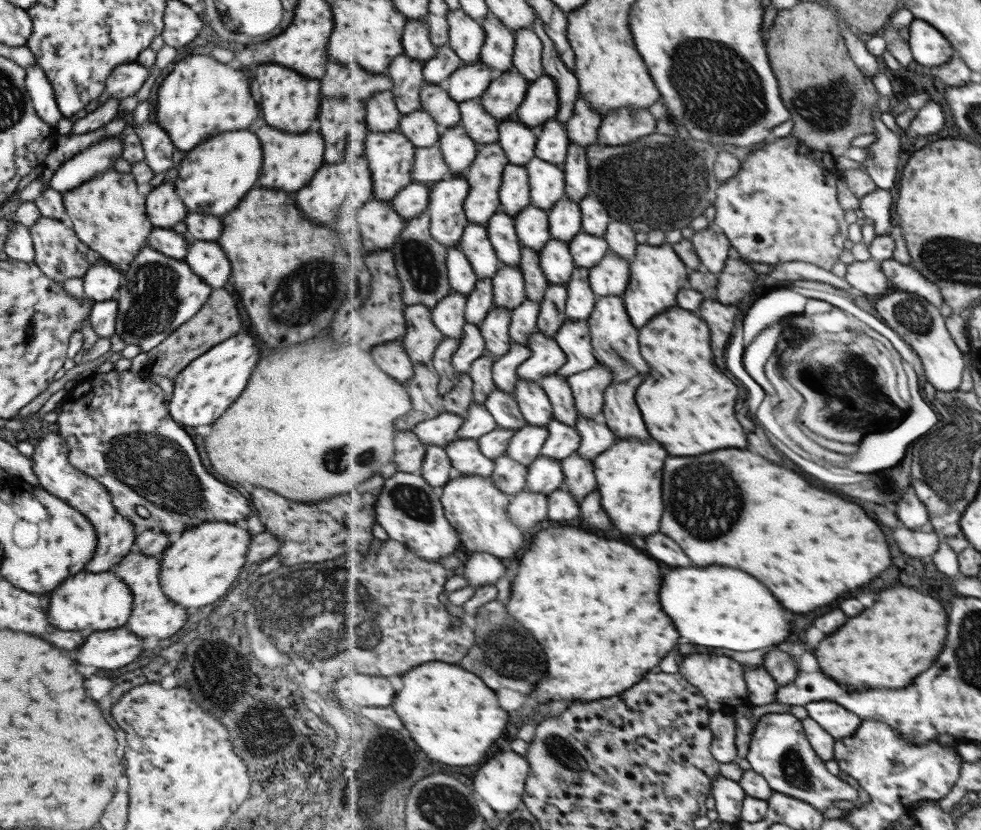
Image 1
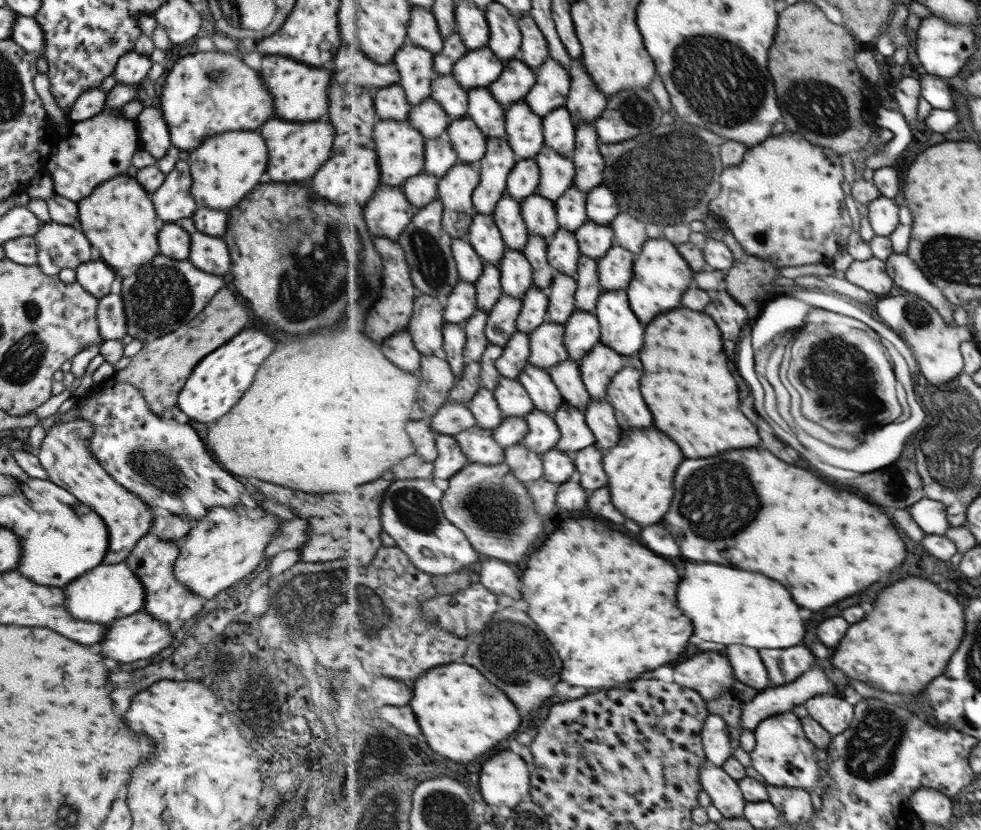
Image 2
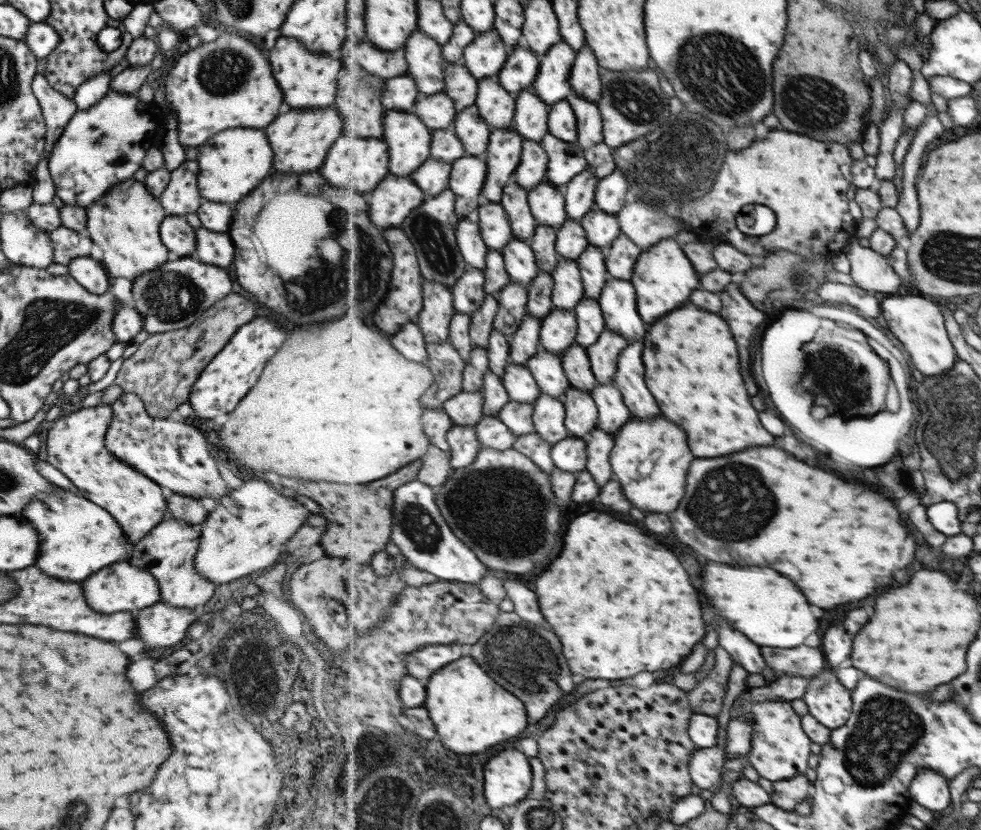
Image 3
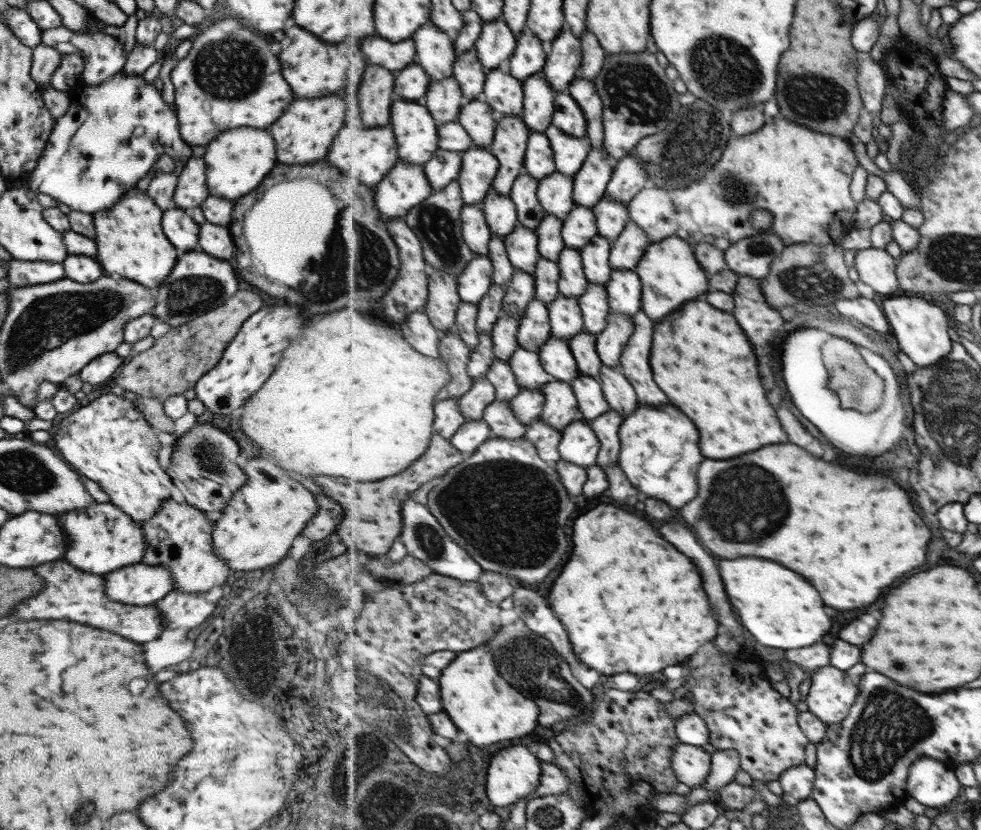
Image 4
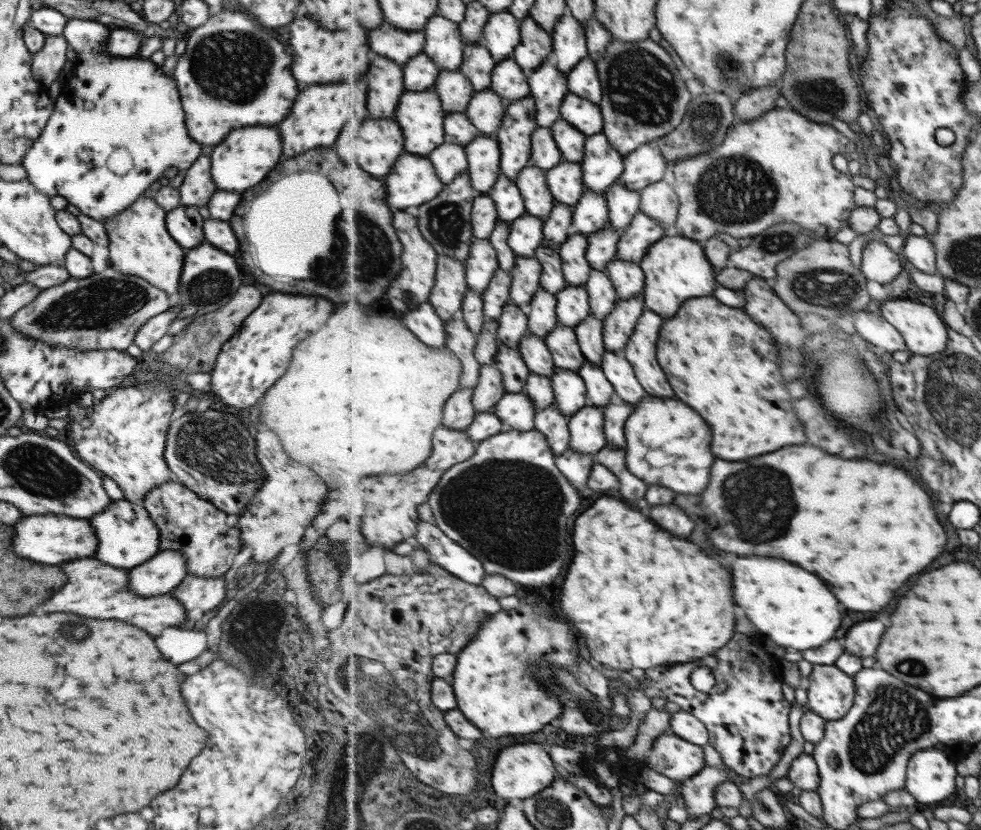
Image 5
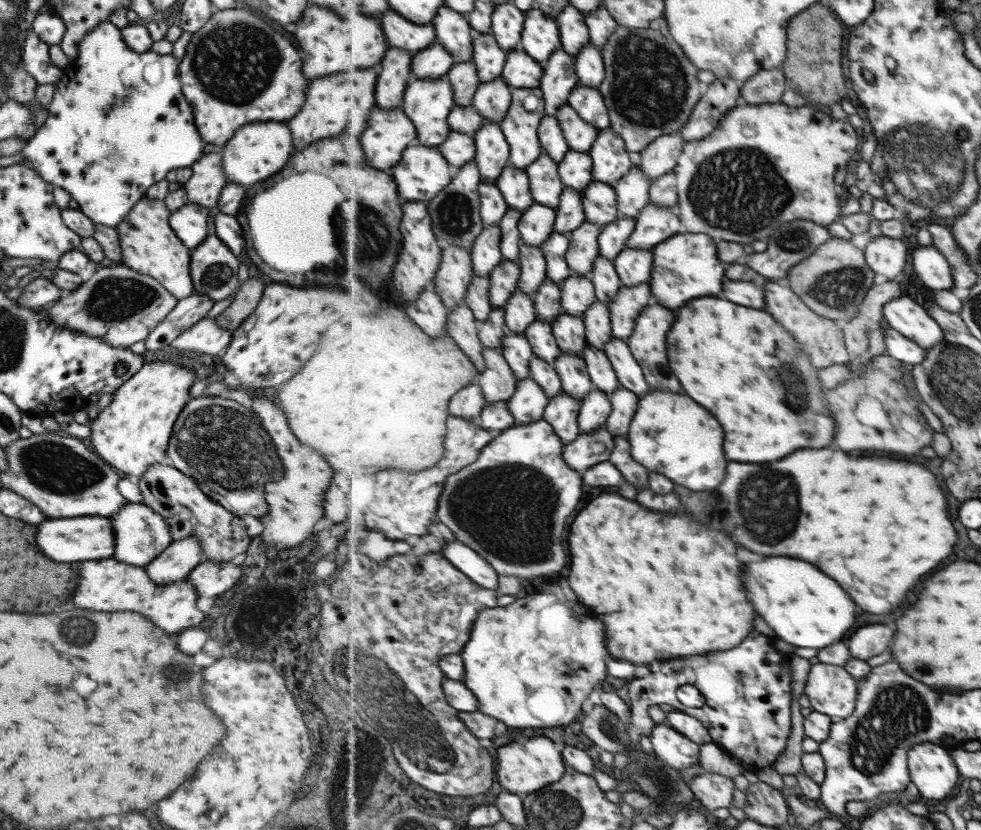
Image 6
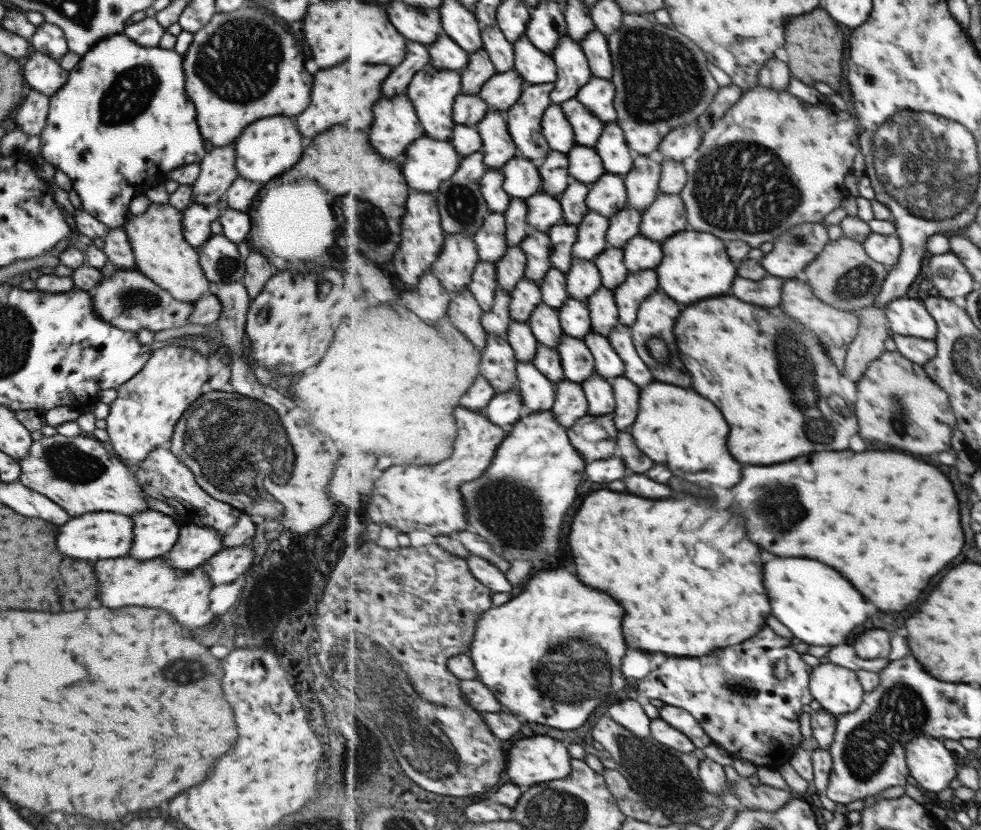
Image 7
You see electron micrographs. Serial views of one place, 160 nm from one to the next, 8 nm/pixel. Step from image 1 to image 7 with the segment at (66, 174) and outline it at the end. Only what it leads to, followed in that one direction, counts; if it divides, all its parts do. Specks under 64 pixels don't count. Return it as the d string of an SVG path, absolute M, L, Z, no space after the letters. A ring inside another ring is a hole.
M122 32L111 34L99 39L85 54L80 56L79 62L68 71L67 81L63 87L59 88L53 96L48 98L48 113L45 126L39 134L41 145L41 157L50 164L54 170L59 170L69 177L72 182L72 189L78 194L81 208L87 214L100 220L107 228L121 228L126 220L128 204L134 196L141 195L144 190L153 188L157 184L164 182L169 172L178 166L199 162L206 153L203 149L204 138L199 134L199 127L196 123L195 110L193 104L187 100L183 84L182 55L173 49L163 49L161 47L146 47L133 42Z

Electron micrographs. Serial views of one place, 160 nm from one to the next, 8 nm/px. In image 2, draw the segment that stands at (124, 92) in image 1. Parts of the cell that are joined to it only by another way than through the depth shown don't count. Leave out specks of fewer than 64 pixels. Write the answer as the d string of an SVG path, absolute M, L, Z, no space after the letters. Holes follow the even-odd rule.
M134 50L120 56L113 69L115 82L123 86L138 86L143 82L152 62L149 55Z

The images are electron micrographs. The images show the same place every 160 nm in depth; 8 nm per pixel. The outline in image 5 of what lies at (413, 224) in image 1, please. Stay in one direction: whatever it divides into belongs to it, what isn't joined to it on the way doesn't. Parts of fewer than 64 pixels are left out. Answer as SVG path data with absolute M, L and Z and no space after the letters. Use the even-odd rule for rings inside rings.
M467 170L465 173L459 174L451 184L446 184L444 191L437 198L417 208L415 214L419 219L419 228L423 230L426 238L434 243L439 256L450 256L464 262L470 257L474 241L472 210L475 199L480 194L478 190L475 190L470 172Z

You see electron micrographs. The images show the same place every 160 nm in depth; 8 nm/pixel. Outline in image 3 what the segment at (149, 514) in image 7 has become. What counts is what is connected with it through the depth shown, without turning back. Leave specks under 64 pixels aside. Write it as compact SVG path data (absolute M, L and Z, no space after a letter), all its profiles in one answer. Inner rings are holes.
M55 488L44 492L16 515L23 516L37 528L41 542L37 568L53 578L81 582L100 568L123 560L123 555L134 545L124 537L117 521L106 510L68 490Z

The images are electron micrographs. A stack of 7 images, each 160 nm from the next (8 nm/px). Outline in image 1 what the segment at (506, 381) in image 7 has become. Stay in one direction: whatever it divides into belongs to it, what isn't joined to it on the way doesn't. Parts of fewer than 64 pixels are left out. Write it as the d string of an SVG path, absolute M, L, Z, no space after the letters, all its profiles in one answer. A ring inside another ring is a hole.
M444 411L435 418L420 422L413 431L419 436L423 444L446 447L458 439L458 432L462 429L464 418L458 414Z

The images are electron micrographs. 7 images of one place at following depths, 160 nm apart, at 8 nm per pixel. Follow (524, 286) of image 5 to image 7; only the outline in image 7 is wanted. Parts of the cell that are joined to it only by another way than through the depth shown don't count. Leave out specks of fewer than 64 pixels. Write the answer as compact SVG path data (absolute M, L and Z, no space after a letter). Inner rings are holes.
M531 229L520 246L528 256L526 277L541 286L543 279L552 267L550 259L552 242L550 235Z

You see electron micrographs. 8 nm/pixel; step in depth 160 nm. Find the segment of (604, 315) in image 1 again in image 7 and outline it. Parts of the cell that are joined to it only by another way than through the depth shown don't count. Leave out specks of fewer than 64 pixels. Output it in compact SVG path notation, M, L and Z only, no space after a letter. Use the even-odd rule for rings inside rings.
M637 235L624 248L624 263L631 273L656 269L664 258L662 241L654 241L643 235Z

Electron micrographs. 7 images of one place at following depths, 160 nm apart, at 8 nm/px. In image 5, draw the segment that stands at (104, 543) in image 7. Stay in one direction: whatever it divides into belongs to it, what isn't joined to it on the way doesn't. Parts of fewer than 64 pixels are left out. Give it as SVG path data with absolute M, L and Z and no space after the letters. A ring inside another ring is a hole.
M22 516L14 526L12 549L17 558L27 559L39 564L53 565L75 560L75 558L91 558L98 544L87 520L67 518L67 516Z

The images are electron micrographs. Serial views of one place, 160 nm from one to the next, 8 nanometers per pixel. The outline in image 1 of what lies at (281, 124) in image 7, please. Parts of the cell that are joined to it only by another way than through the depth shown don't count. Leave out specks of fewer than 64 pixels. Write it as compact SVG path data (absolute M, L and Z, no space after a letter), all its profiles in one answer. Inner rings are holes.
M235 130L229 134L217 134L207 142L191 148L179 162L173 184L181 202L199 214L225 214L237 206L247 190L253 188L261 170L261 146L255 134L247 130Z

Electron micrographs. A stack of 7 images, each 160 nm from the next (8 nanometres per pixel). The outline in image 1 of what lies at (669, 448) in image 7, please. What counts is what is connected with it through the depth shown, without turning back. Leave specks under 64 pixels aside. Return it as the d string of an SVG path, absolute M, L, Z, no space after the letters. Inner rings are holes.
M639 438L617 441L593 462L603 508L625 534L651 536L659 532L665 512L663 504L663 466L669 458L665 446L657 440L639 442Z

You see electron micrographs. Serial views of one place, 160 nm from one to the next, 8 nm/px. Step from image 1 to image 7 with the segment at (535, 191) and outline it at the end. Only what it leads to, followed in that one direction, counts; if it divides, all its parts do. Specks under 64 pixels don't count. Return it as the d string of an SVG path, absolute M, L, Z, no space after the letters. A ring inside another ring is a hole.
M577 97L564 102L563 108L574 128L577 145L595 147L604 133L606 122L595 116Z

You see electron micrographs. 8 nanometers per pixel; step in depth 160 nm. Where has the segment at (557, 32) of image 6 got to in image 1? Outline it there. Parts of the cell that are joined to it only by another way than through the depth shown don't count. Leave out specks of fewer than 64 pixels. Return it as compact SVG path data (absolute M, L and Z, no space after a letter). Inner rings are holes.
M517 69L497 74L490 89L482 96L482 103L499 122L517 115L518 108L526 100L530 82Z

